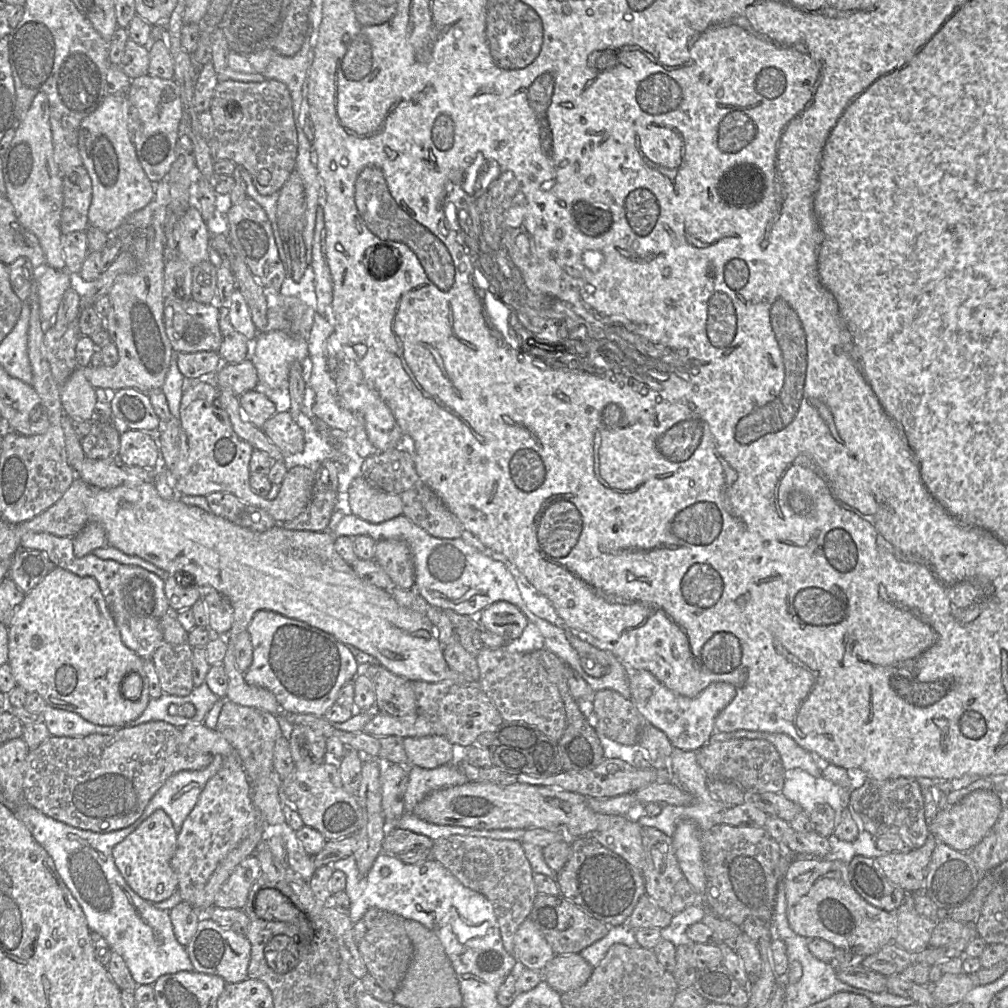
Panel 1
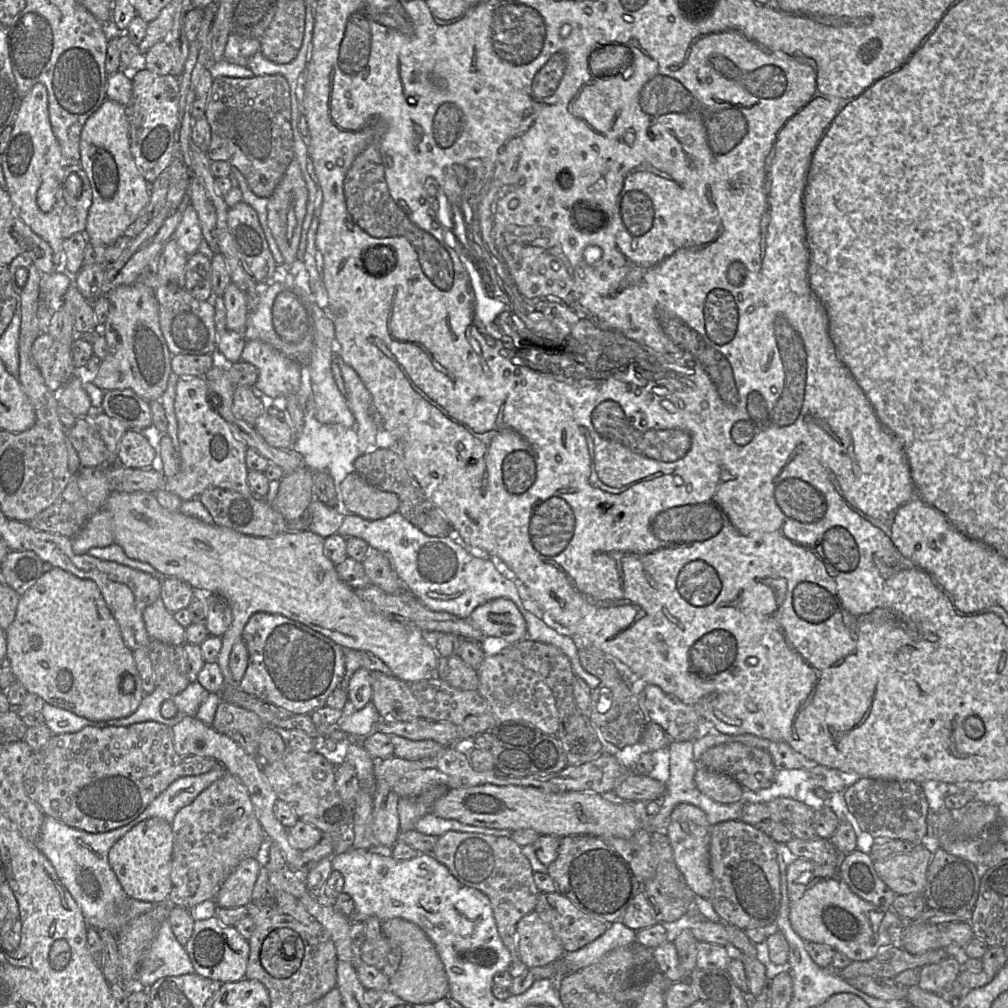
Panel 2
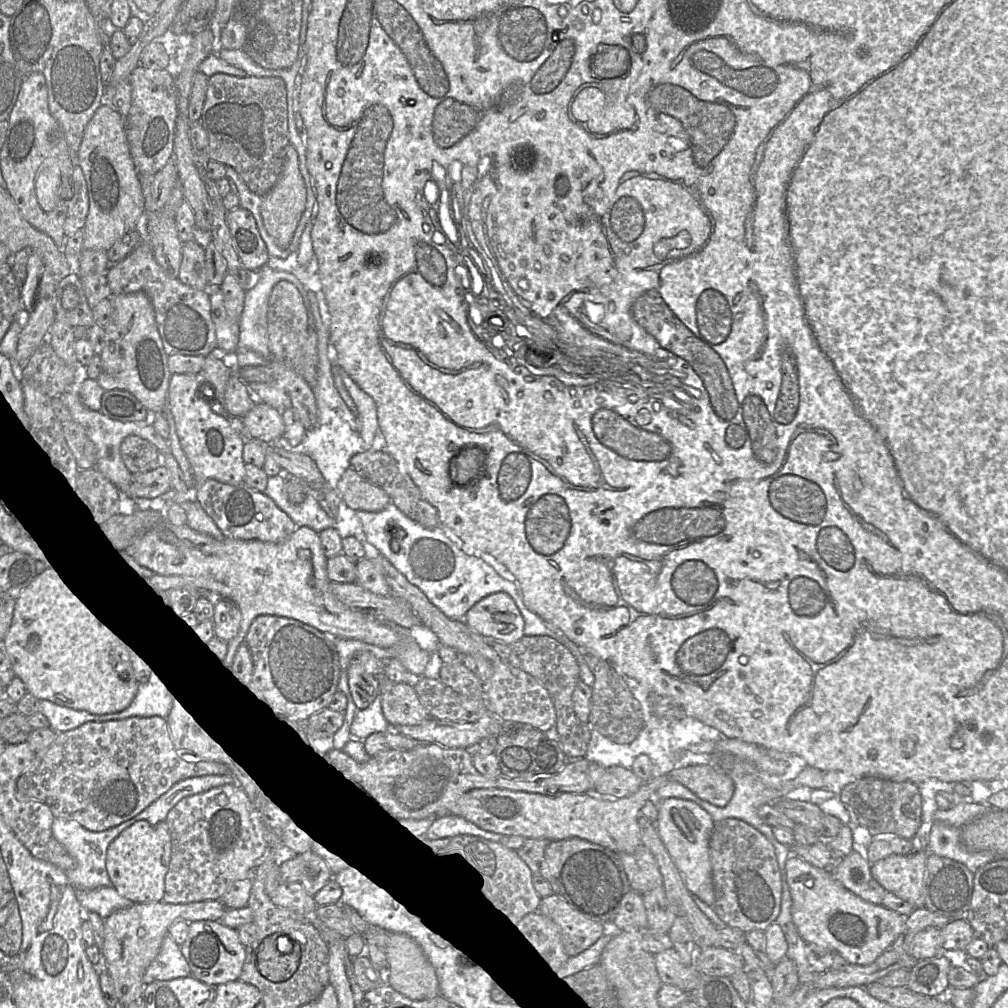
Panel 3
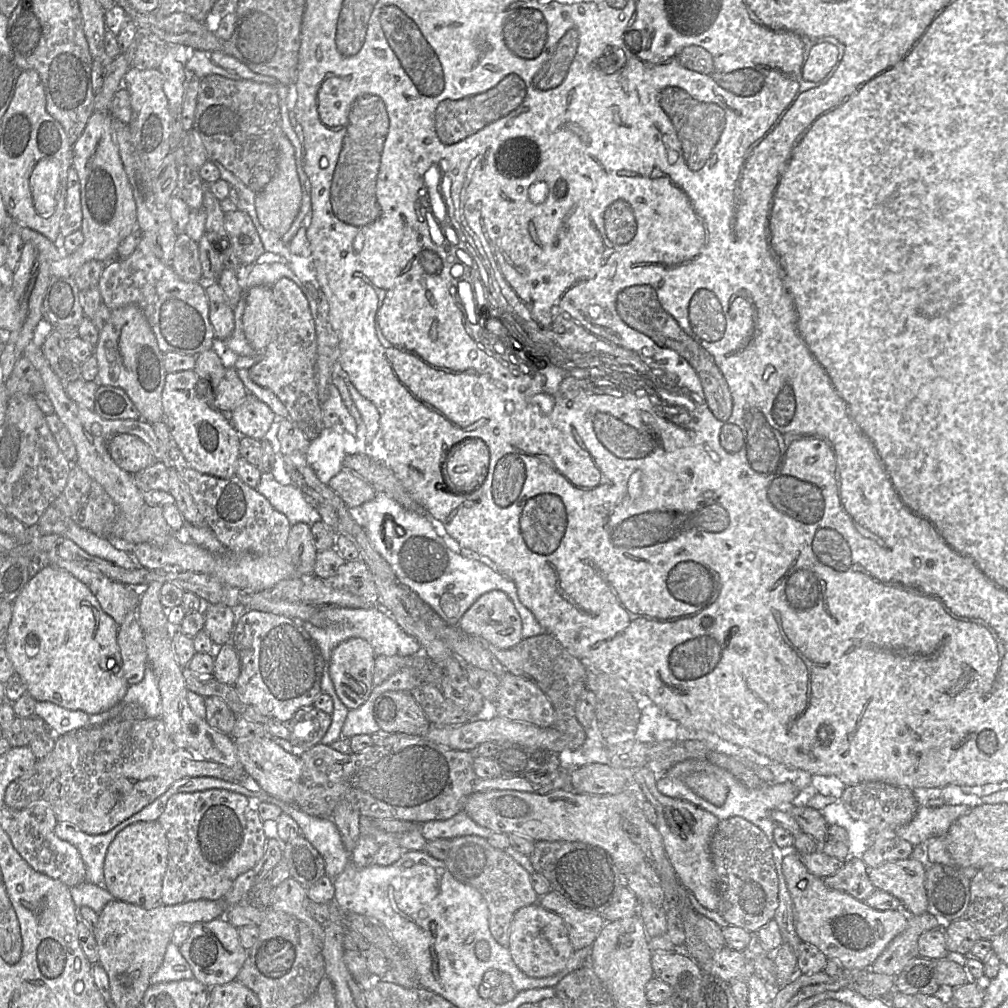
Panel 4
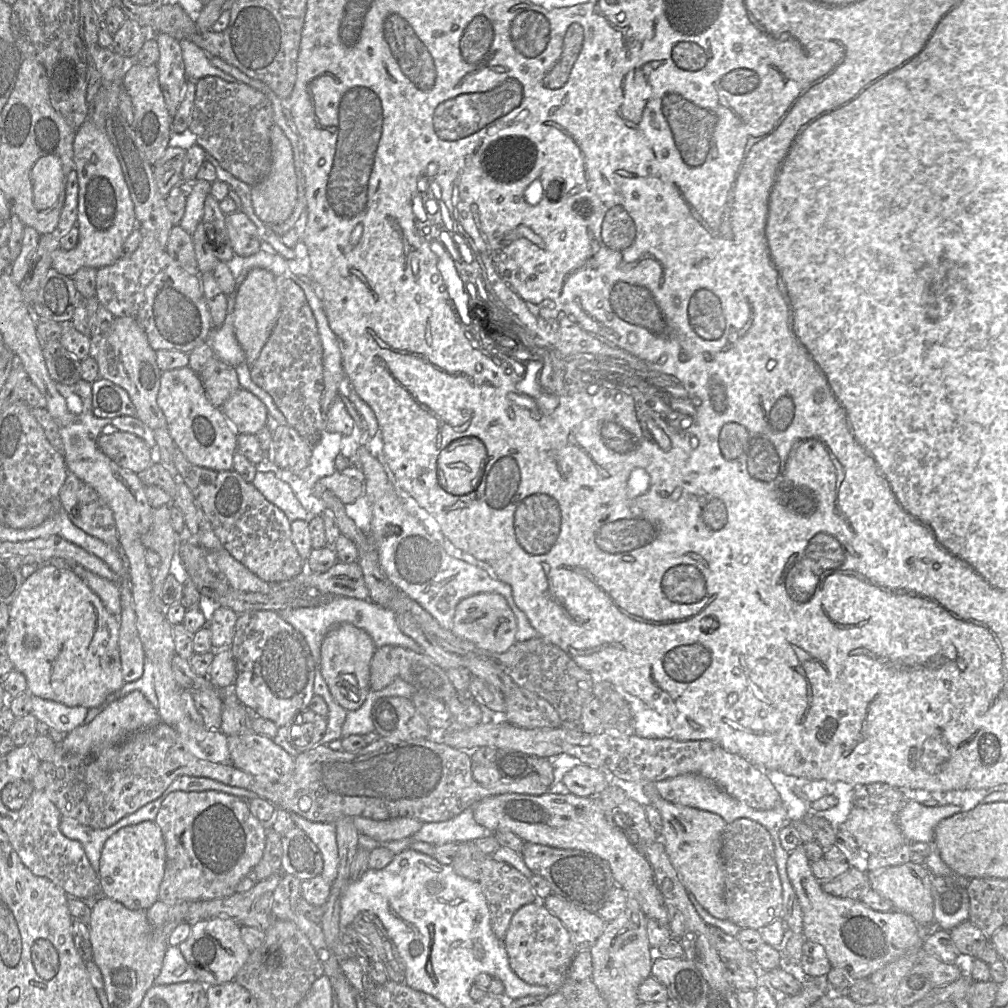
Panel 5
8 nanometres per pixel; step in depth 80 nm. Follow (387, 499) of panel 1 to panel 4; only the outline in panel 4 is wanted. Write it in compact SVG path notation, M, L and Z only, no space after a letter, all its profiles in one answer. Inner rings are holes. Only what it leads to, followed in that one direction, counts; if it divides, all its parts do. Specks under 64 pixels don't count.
M350 470L339 472L329 481L328 486L341 497L348 509L362 506L377 493L373 486Z

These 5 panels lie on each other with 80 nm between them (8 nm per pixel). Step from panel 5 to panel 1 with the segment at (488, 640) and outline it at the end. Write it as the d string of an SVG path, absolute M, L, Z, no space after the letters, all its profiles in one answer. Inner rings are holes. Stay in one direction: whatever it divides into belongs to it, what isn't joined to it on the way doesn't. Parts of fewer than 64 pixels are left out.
M497 601L483 609L478 619L490 632L511 641L521 636L528 624L524 613L507 601Z

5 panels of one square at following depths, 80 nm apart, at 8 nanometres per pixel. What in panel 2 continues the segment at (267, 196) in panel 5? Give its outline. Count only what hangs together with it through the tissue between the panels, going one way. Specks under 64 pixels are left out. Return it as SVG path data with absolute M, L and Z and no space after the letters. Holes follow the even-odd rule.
M294 158L287 170L268 198L267 204L267 223L272 232L280 252L282 253L285 263L290 265L297 259L302 225L306 215L308 200L308 189L298 161Z

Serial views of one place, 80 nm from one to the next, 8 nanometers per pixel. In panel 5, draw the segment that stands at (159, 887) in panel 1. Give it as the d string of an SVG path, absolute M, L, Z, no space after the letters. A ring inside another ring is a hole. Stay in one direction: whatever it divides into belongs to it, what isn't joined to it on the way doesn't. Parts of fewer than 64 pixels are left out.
M144 821L119 829L105 842L97 873L100 896L115 900L130 910L150 908L159 900L159 887L166 863L165 843L154 821Z

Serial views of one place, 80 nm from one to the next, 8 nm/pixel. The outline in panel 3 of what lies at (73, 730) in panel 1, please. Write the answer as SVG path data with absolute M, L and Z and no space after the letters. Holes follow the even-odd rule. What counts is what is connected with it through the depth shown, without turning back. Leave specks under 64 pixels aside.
M49 700L40 701L39 712L46 716L49 727L57 733L75 729L86 722L96 721L98 718L96 714L57 705Z

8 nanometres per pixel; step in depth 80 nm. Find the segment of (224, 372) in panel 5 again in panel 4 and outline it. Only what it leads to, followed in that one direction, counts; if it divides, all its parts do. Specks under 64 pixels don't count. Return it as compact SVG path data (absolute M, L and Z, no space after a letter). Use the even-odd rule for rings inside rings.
M232 366L226 368L223 379L213 391L213 407L228 414L237 408L249 394L237 370Z

